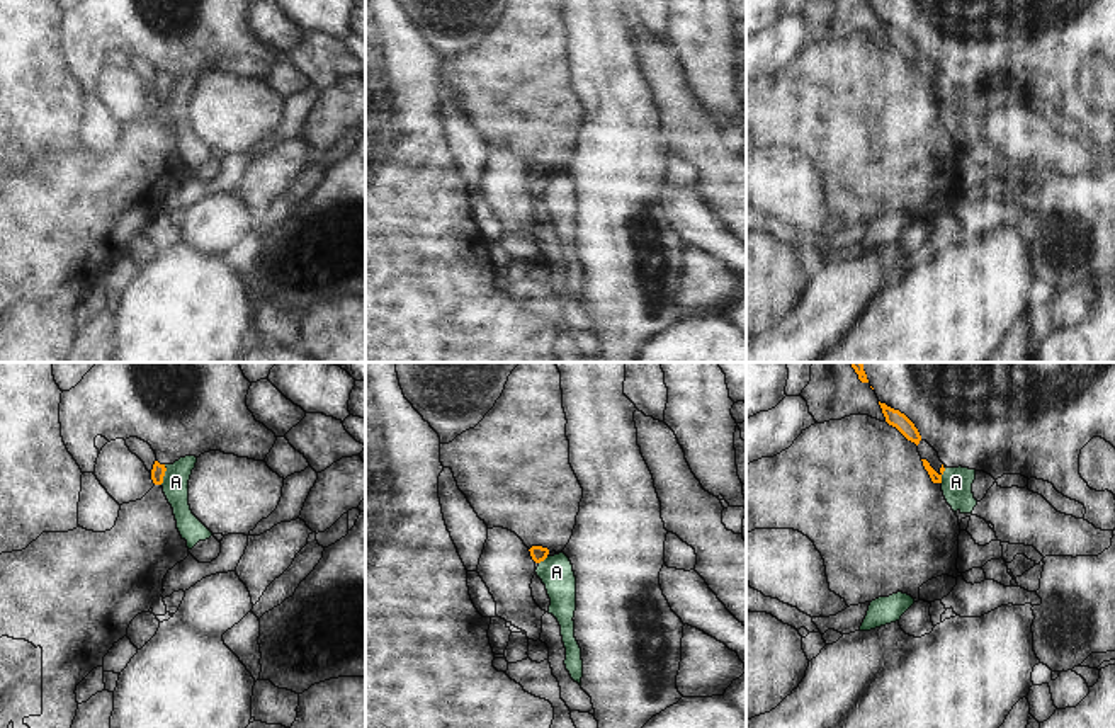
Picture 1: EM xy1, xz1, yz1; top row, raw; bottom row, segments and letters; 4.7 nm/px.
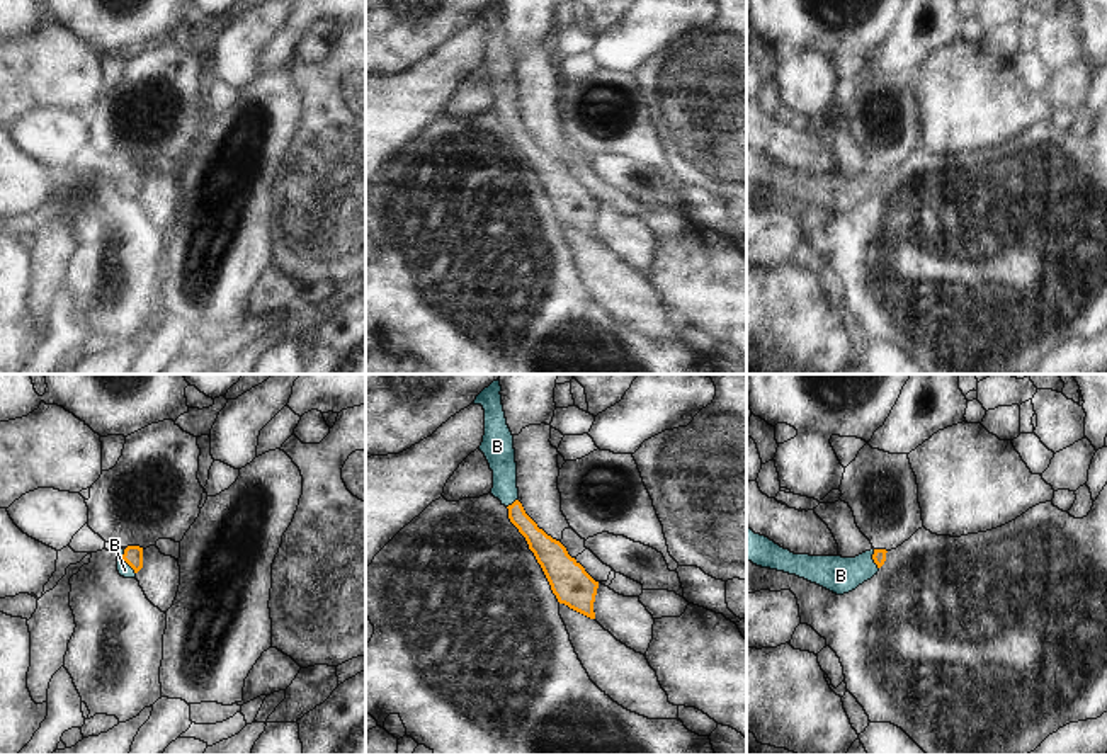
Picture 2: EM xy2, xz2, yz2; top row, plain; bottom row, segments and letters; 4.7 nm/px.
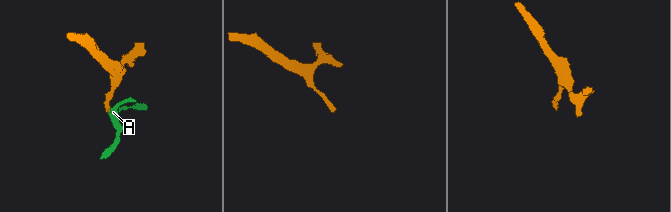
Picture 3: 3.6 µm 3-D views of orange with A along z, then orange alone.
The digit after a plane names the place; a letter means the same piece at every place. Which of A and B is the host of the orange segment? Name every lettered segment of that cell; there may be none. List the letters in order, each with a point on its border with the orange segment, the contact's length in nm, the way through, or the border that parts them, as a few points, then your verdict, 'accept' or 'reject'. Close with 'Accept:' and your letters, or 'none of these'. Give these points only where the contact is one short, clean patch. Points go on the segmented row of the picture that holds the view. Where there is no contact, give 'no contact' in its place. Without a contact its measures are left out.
A: meets orange in xy1 at (164, 475); contact 100 nm long; border along xy1 (165, 465), (165, 475), (160, 483); reject
B: meets orange in xy2 at (124, 560); contact 130 nm long; runs through xy2 (133, 555), (124, 560), (124, 570); accept
Accept: B

